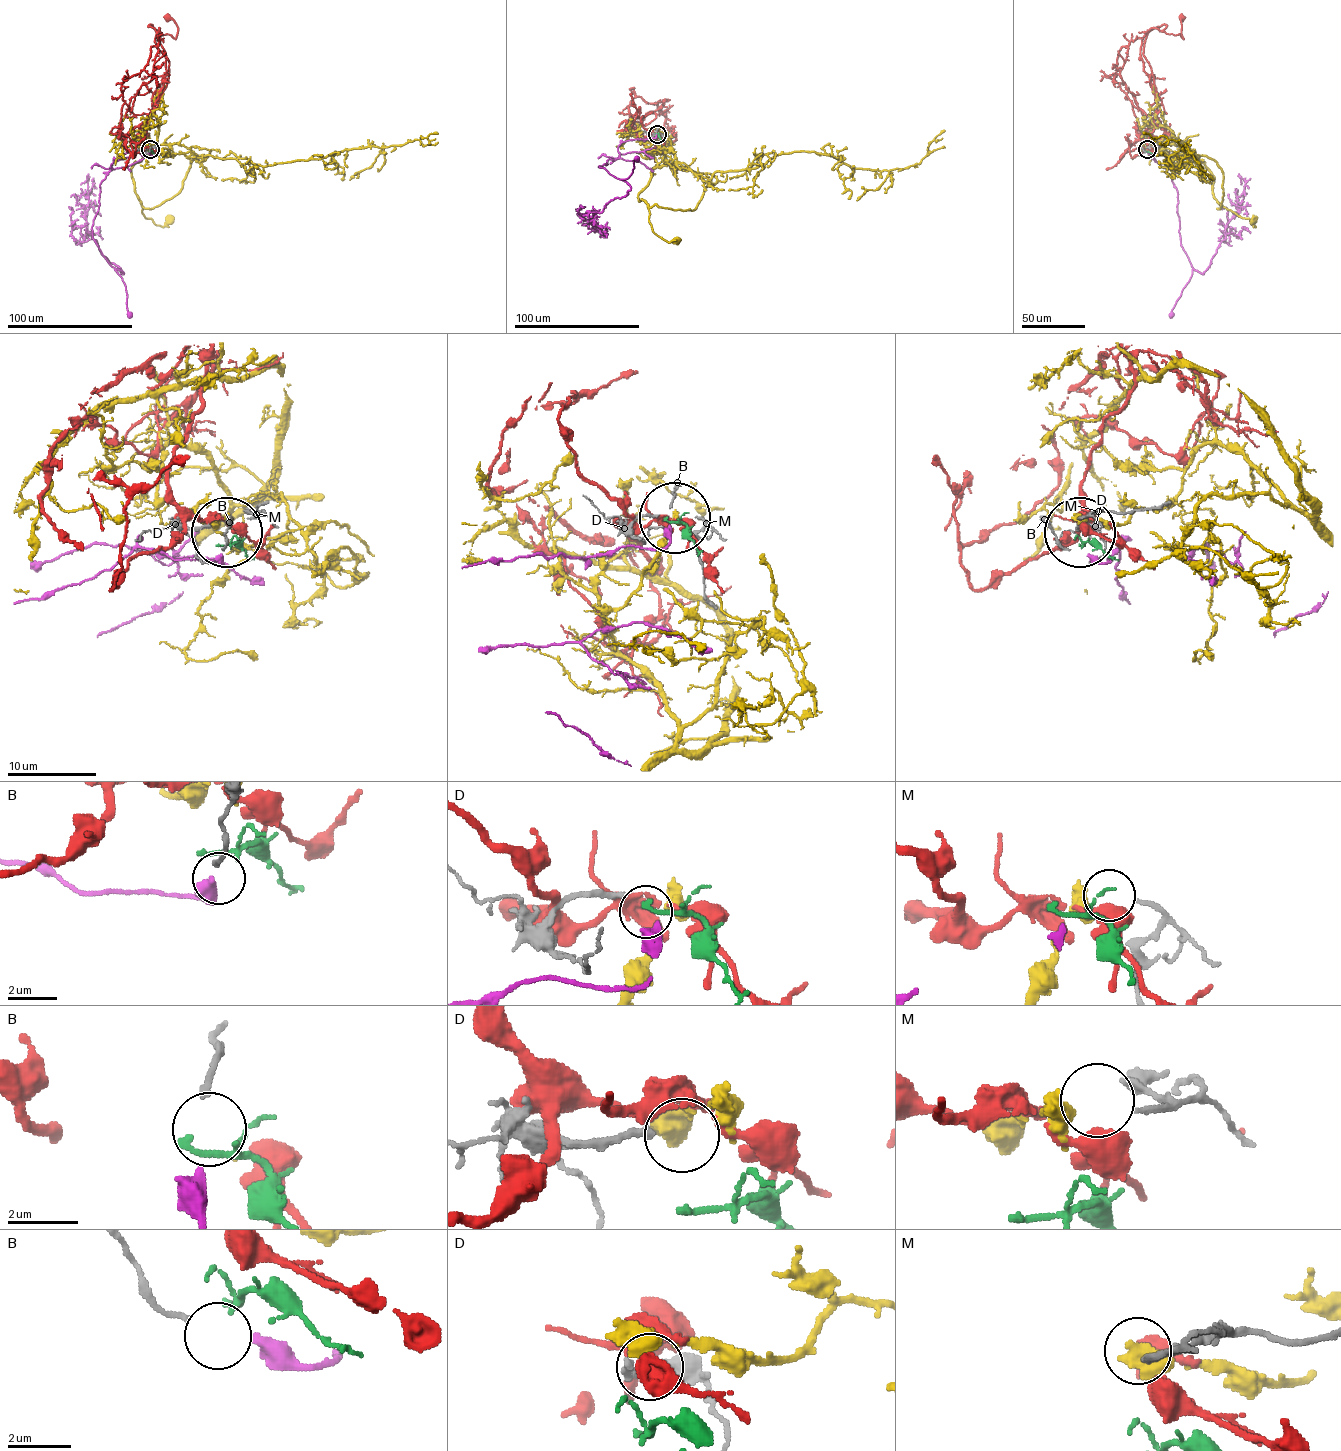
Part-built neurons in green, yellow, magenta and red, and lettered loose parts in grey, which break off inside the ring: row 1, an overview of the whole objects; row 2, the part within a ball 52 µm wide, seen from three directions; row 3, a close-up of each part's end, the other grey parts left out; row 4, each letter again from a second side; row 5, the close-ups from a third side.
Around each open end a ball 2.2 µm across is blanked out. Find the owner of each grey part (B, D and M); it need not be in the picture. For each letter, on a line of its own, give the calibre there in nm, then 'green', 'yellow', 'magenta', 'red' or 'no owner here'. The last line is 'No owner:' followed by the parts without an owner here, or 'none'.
B: 160 nm thick; magenta
D: 220 nm thick; yellow
M: 170 nm thick; no owner here
No owner: M

